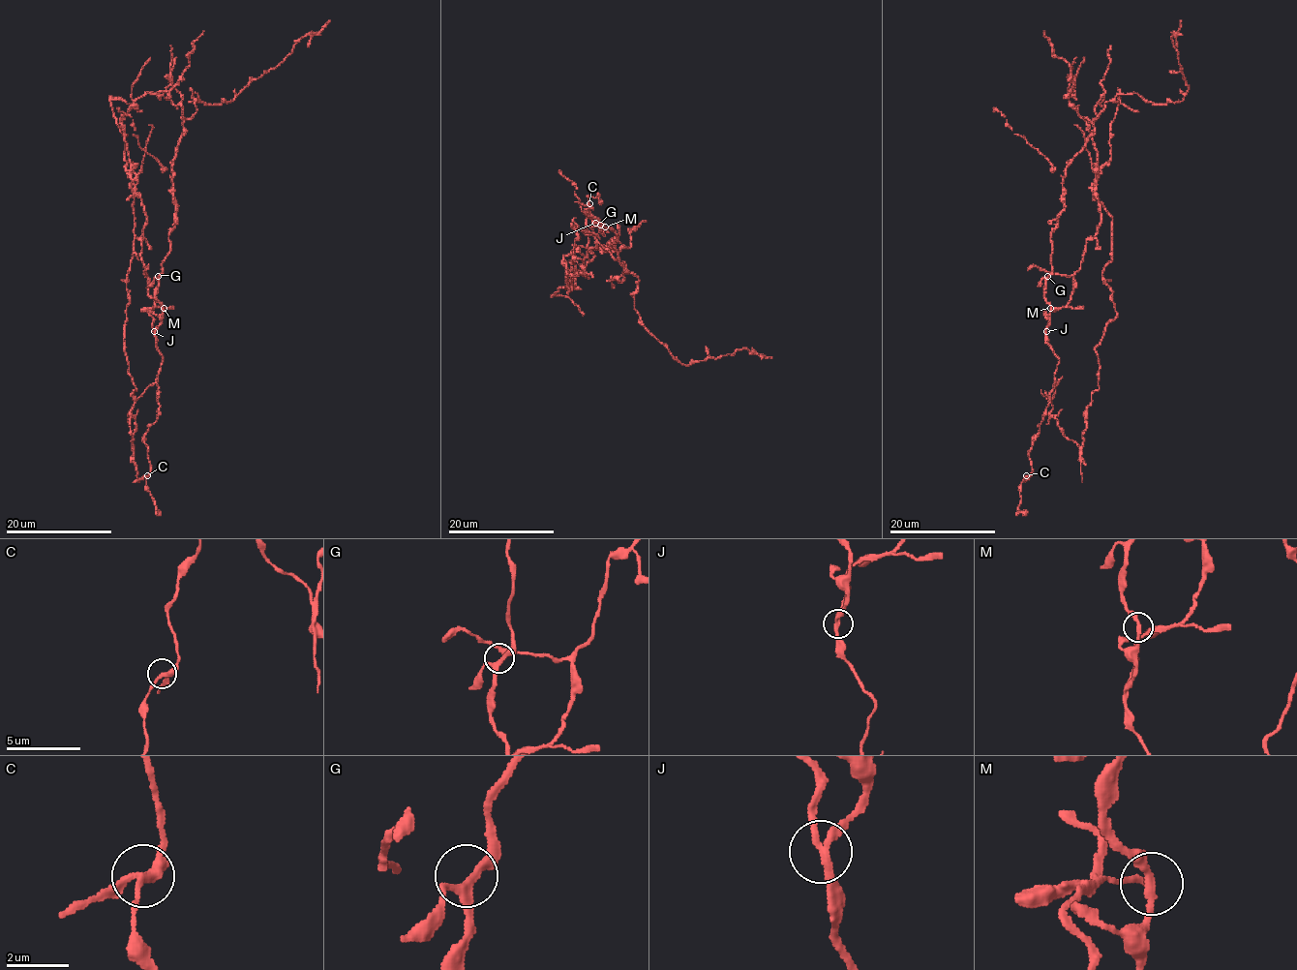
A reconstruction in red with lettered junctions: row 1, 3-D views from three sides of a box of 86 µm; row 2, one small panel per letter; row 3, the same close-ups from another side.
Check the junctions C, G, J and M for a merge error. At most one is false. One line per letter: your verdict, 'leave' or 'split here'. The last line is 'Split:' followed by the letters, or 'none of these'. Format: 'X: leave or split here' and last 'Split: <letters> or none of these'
C: leave
G: leave
J: split here
M: leave
Split: J

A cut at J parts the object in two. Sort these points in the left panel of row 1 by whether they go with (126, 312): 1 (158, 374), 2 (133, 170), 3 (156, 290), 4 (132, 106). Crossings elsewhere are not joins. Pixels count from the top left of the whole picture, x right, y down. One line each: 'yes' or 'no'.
1: no
2: yes
3: no
4: yes

